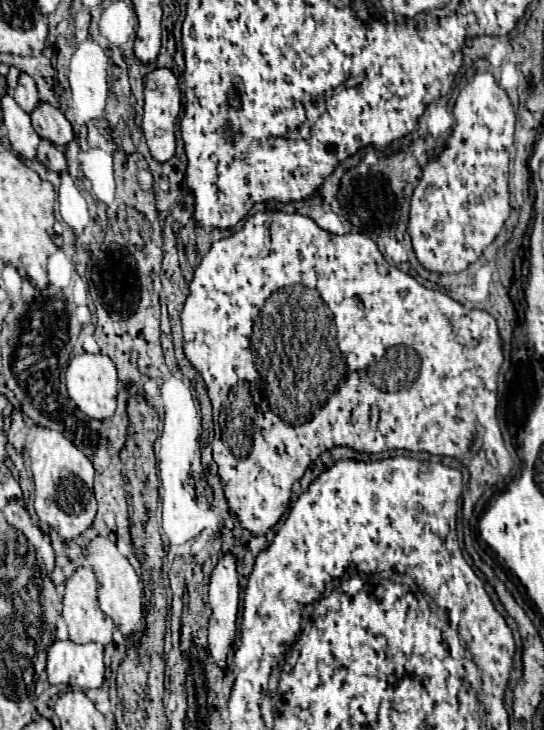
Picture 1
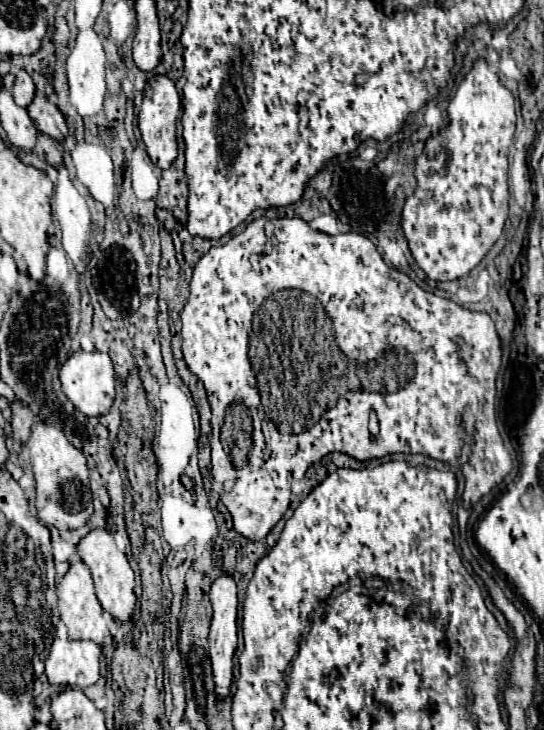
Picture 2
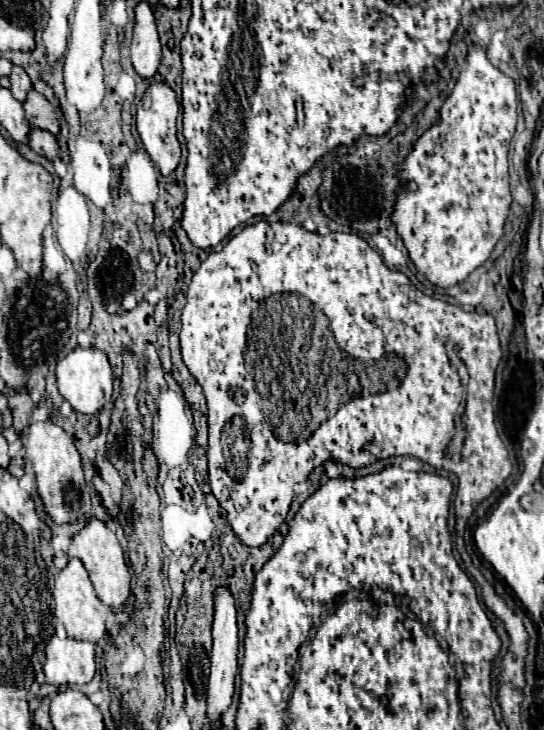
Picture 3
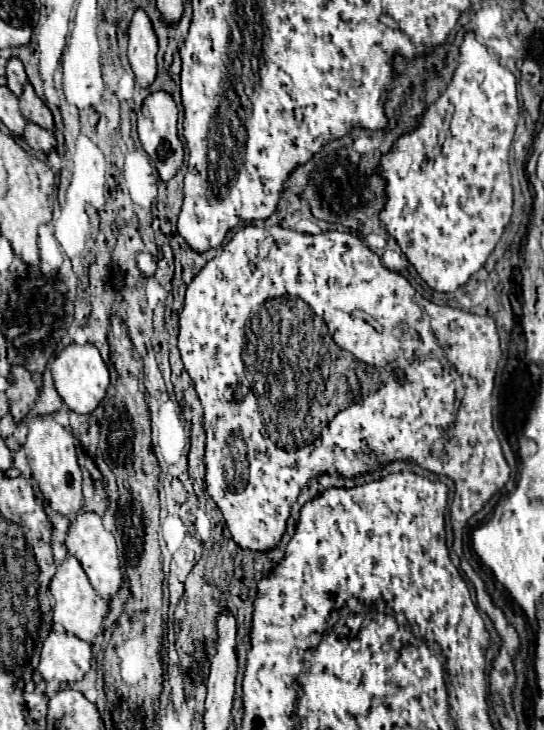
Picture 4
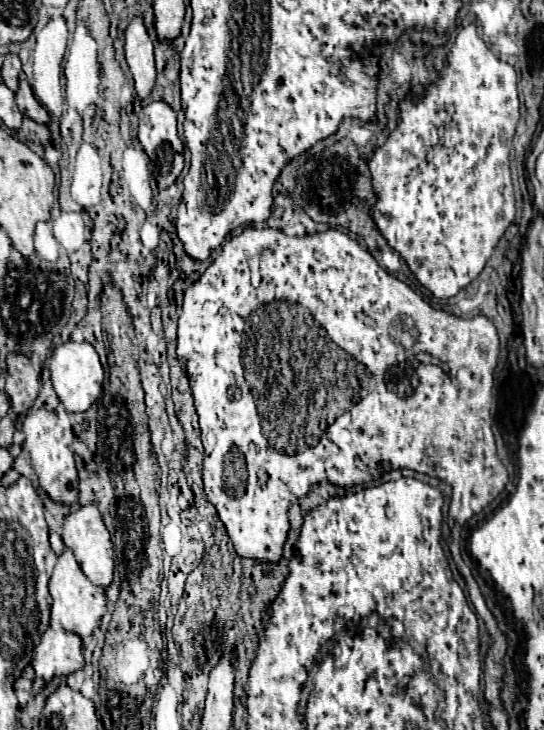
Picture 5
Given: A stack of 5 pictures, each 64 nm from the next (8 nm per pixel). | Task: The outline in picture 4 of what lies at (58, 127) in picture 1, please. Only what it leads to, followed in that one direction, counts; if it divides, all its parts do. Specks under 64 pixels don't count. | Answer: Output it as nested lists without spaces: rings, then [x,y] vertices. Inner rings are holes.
[[[26,84],[24,94],[20,96],[20,110],[28,122],[34,122],[46,130],[54,130],[54,118],[50,108],[40,100],[30,84]]]

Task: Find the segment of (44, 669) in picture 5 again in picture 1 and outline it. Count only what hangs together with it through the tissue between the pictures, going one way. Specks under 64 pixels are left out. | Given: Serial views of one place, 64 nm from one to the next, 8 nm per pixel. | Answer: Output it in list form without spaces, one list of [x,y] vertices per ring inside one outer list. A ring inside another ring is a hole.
[[[56,640],[48,650],[48,682],[76,688],[100,688],[104,682],[104,646]]]

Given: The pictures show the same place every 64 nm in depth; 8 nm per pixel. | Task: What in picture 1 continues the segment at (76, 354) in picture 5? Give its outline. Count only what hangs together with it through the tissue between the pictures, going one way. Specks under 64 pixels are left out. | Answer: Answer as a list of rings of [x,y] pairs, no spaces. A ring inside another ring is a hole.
[[[80,354],[74,356],[66,368],[66,388],[76,406],[96,420],[108,420],[116,410],[118,396],[118,374],[114,362],[104,354]]]

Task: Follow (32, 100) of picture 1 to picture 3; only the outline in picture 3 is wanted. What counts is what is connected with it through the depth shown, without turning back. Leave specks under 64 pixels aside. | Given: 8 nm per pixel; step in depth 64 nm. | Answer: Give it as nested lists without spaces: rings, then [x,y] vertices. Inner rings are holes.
[[[14,66],[12,74],[10,74],[10,82],[12,82],[12,86],[10,86],[10,92],[14,94],[14,98],[16,98],[18,102],[24,102],[24,100],[26,100],[26,94],[28,94],[28,90],[32,88],[32,82],[30,82],[28,74],[24,72],[24,68],[20,68],[20,66]]]

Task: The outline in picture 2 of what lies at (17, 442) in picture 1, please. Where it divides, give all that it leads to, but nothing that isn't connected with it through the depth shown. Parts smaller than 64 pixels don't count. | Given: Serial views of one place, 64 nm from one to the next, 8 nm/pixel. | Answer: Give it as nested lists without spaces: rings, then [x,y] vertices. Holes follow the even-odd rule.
[[[12,402],[12,438],[20,444],[26,444],[26,440],[30,438],[30,426],[32,426],[32,412],[22,404],[22,402]]]

